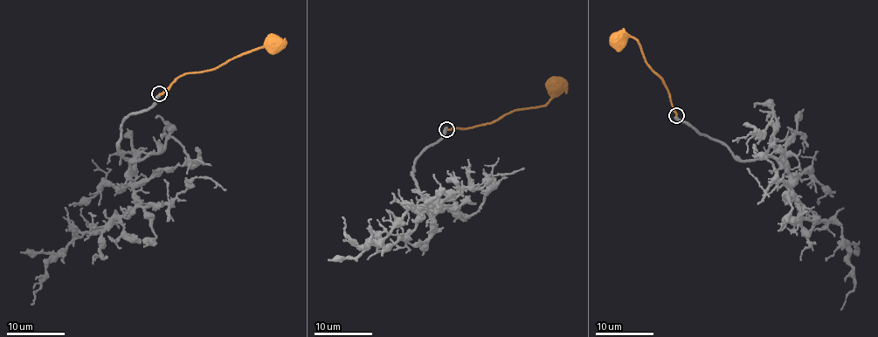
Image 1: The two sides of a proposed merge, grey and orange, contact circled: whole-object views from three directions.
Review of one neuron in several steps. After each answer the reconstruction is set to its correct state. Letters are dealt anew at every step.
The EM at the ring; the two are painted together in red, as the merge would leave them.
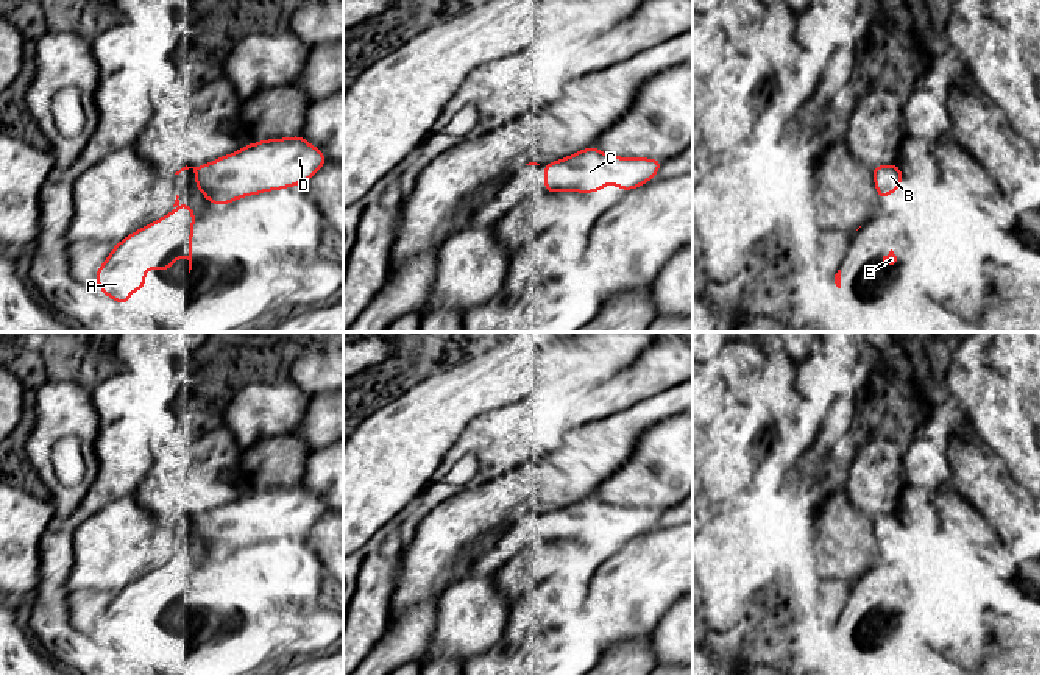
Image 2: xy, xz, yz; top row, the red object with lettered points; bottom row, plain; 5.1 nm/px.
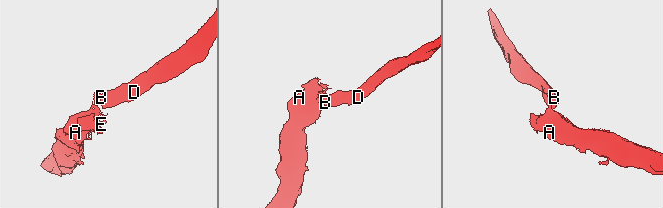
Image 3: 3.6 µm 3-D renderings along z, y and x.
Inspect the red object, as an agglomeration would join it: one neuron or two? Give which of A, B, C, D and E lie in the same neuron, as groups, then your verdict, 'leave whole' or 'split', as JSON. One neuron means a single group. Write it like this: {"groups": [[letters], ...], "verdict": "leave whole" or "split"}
{"groups": [["A", "E"], ["B", "C", "D"]], "verdict": "split"}

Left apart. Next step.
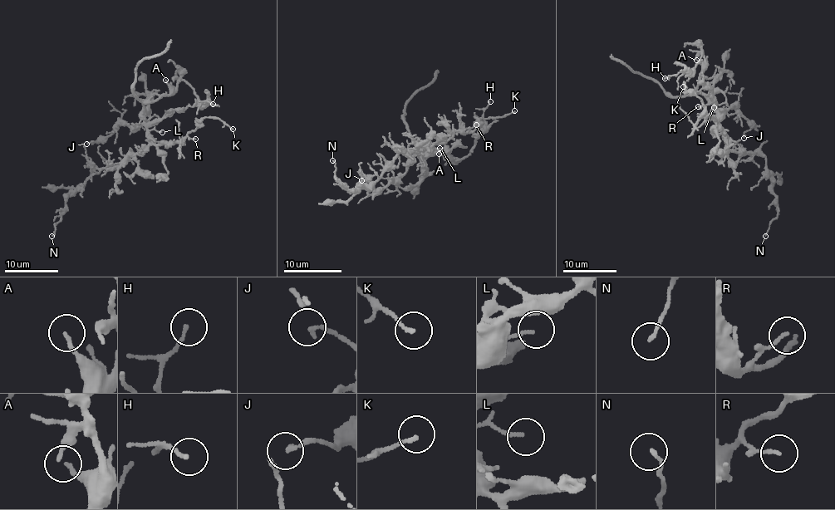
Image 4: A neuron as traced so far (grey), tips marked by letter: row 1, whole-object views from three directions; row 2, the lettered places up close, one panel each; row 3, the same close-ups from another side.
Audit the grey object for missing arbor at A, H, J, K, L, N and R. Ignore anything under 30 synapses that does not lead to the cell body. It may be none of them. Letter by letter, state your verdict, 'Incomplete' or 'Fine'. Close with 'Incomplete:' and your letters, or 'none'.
A: Fine
H: Fine
J: Fine
K: Fine
L: Fine
N: Fine
R: Fine
Incomplete: none

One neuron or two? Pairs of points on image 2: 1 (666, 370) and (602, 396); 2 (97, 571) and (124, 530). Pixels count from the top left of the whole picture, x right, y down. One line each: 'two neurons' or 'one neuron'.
1: one neuron
2: one neuron

